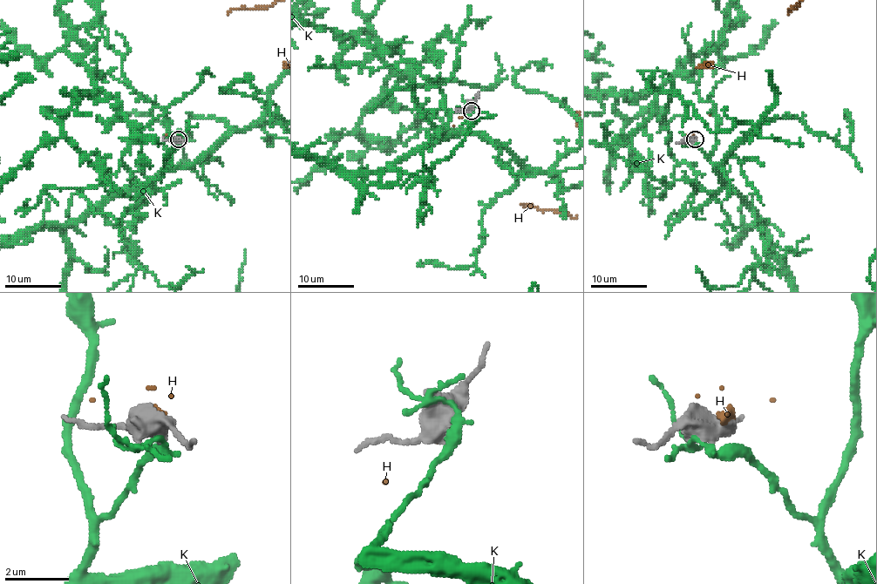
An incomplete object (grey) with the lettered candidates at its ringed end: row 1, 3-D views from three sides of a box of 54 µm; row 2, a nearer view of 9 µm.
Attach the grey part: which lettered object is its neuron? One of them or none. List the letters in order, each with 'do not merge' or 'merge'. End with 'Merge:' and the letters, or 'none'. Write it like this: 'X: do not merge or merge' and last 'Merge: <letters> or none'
H: do not merge
K: do not merge
Merge: none

